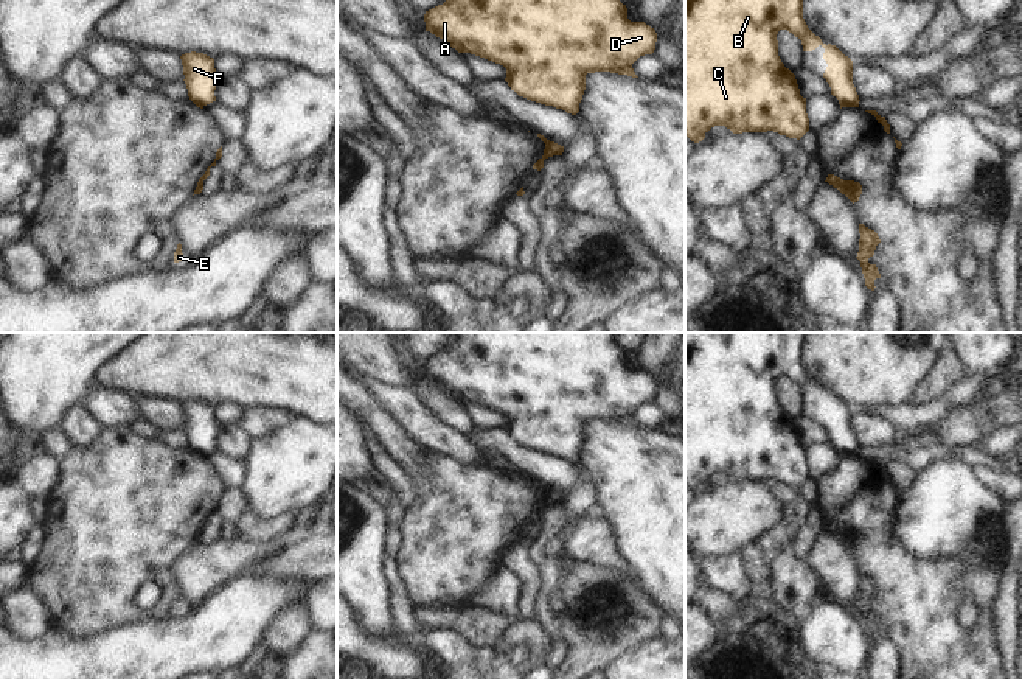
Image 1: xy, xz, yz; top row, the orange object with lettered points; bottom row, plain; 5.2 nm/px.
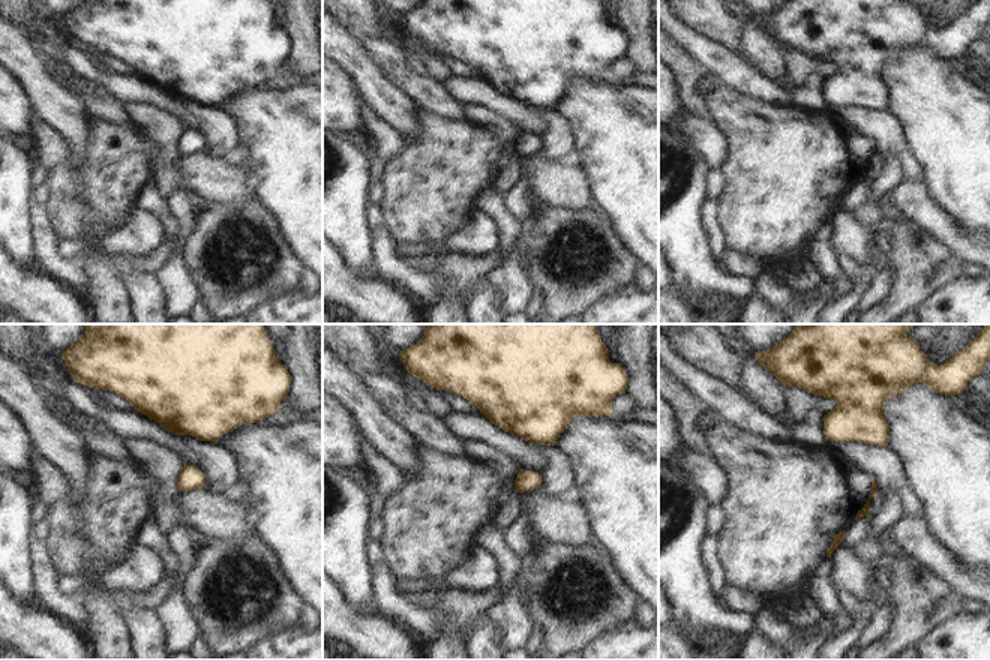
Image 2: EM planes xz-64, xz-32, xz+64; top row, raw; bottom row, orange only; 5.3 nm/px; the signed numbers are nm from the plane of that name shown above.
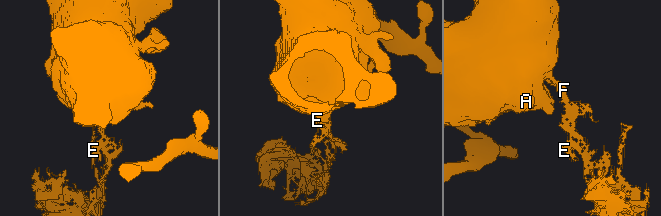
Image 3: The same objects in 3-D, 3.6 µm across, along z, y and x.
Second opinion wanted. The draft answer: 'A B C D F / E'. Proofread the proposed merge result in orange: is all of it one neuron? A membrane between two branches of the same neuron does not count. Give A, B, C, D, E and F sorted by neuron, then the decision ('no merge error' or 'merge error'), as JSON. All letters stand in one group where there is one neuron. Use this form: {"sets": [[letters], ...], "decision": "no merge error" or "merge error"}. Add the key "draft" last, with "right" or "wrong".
{"sets": [["A", "B", "C", "D", "F"], ["E"]], "decision": "merge error", "draft": "right"}

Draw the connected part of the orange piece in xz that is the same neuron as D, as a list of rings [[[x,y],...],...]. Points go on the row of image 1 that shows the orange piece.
[[[446,0],[424,14],[426,31],[458,53],[506,68],[505,81],[519,96],[576,115],[586,75],[610,72],[638,78],[632,64],[655,50],[657,33],[631,22],[620,0]]]

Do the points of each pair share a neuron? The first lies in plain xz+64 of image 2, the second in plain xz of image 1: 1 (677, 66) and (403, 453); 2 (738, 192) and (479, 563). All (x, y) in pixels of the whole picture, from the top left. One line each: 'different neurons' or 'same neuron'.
1: different neurons
2: same neuron

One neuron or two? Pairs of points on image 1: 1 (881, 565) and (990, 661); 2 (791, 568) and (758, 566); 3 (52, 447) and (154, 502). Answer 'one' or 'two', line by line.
1: one
2: two
3: two

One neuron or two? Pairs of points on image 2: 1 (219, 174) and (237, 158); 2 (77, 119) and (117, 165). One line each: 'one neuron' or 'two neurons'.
1: two neurons
2: two neurons

